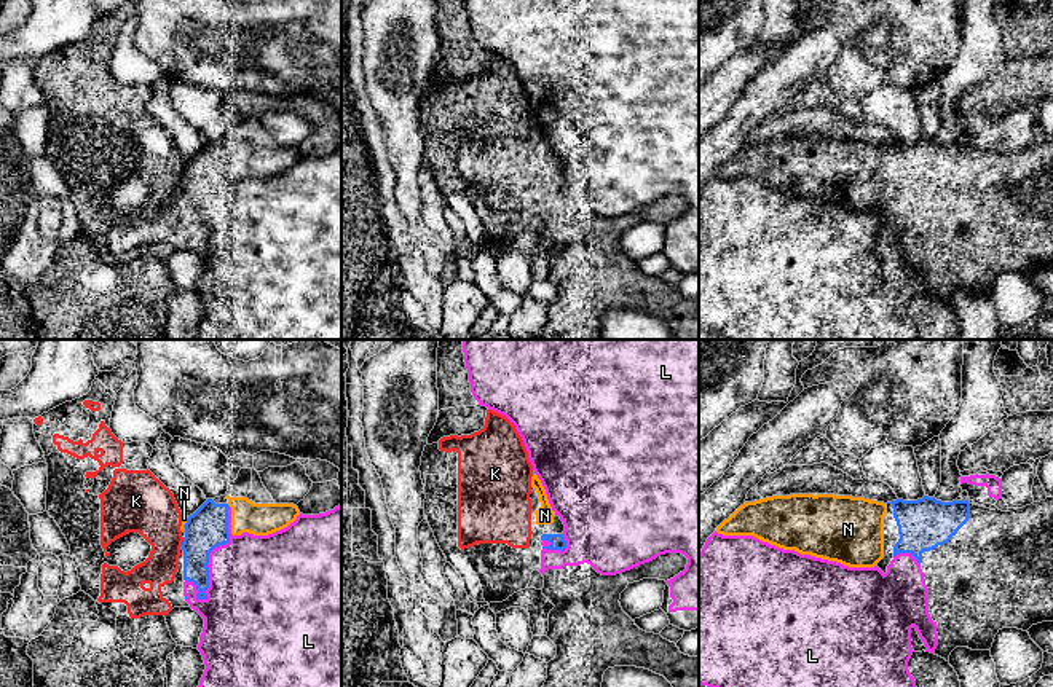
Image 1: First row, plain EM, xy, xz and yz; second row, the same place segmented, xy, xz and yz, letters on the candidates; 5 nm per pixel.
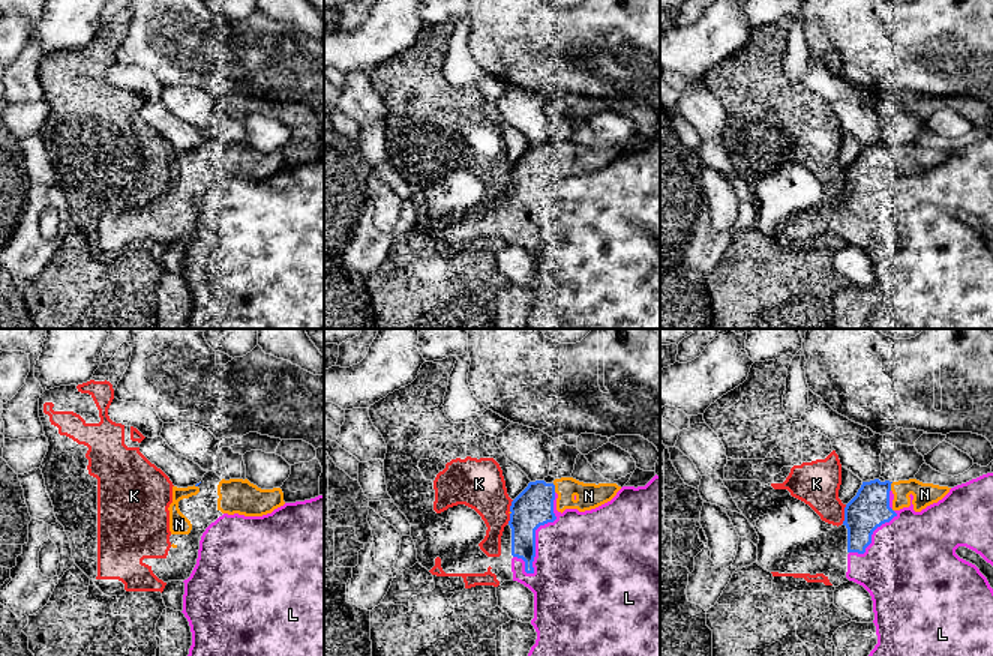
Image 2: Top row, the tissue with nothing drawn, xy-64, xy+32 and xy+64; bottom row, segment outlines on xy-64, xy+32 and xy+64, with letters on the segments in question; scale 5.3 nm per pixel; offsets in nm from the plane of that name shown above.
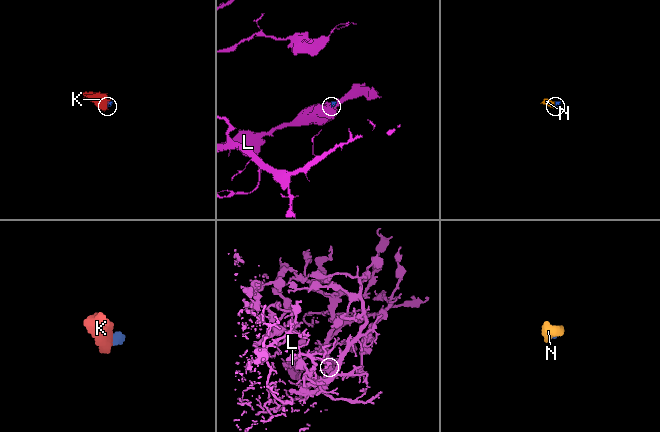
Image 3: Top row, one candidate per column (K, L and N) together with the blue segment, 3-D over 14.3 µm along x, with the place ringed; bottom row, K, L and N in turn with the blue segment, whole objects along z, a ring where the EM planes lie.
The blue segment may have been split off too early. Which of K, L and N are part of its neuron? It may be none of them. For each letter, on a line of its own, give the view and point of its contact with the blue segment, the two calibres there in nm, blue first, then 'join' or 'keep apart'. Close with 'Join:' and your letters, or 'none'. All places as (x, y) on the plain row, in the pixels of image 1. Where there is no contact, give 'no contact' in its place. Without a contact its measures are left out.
K: xy (182, 185) | 200/280 nm | keep apart
L: xy (209, 195) | 200/440 nm | keep apart
N: xy (187, 163) | 200/30 nm | join
Join: N

